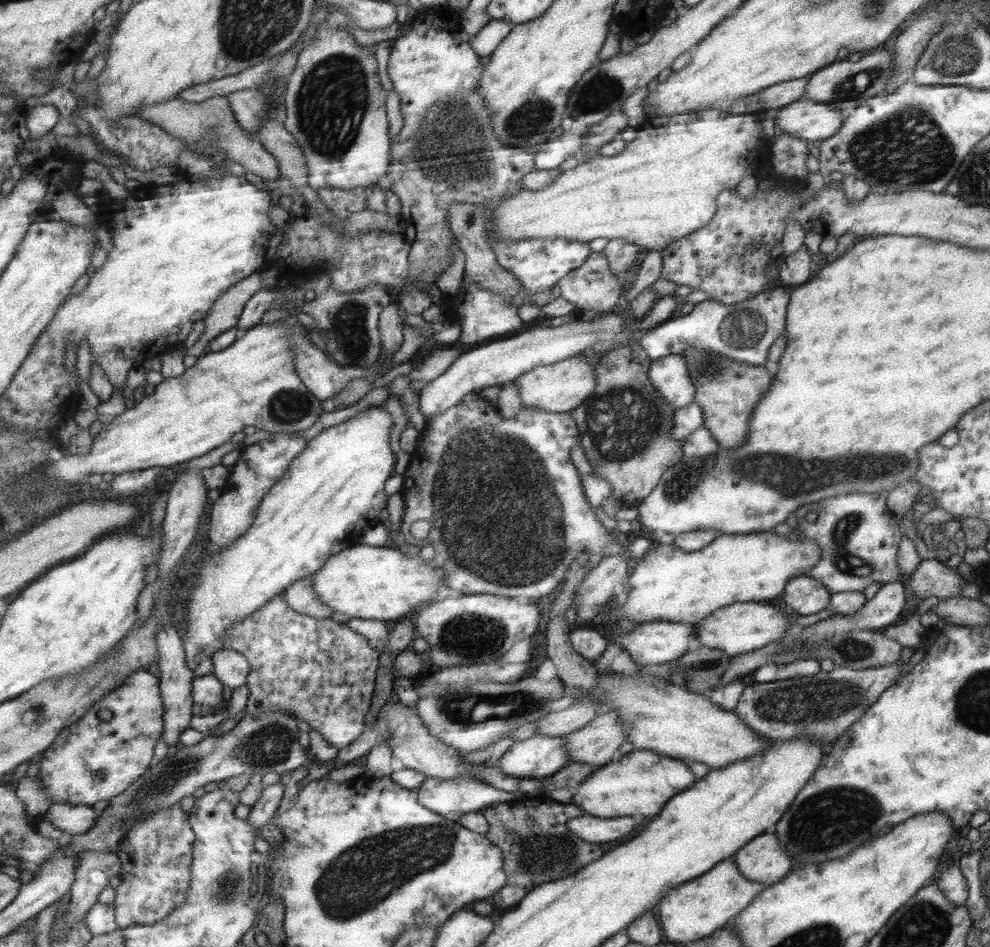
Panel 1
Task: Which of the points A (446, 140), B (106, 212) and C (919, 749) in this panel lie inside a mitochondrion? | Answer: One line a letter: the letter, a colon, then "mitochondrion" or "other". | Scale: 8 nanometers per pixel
A: mitochondrion
B: other
C: other

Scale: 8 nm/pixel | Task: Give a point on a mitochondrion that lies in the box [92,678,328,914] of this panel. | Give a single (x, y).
(270, 742)

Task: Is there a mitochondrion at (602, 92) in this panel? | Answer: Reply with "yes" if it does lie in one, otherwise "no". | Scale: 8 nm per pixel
yes

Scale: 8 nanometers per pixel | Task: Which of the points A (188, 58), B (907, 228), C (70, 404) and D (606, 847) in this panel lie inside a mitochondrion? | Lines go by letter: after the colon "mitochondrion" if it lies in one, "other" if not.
A: other
B: other
C: other
D: other

